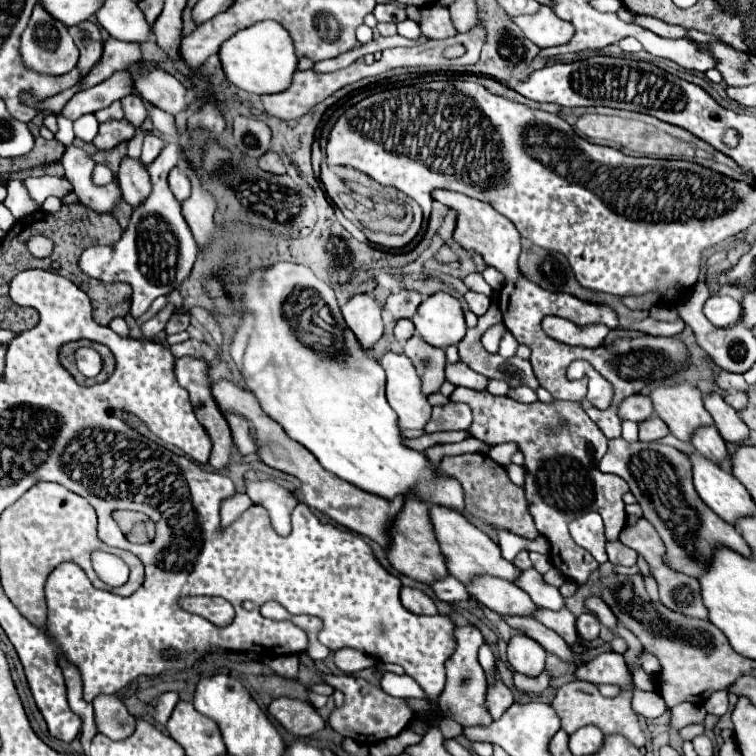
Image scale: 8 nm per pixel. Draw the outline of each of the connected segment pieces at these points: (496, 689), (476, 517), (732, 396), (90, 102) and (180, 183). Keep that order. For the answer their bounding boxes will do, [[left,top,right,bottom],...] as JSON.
[[485,667,513,719],[439,453,537,543],[725,391,749,411],[61,71,133,119],[169,167,191,201]]

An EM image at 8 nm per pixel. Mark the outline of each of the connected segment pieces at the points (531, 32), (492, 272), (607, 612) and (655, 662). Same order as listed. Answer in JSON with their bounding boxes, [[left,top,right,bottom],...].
[[513,7,573,47],[483,267,505,291],[585,597,617,627],[640,648,660,675]]

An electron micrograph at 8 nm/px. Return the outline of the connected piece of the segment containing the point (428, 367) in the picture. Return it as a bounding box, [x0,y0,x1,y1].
[403,335,445,395]

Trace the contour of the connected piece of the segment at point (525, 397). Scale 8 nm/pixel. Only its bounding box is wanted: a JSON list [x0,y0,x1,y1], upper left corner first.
[507,386,538,404]

